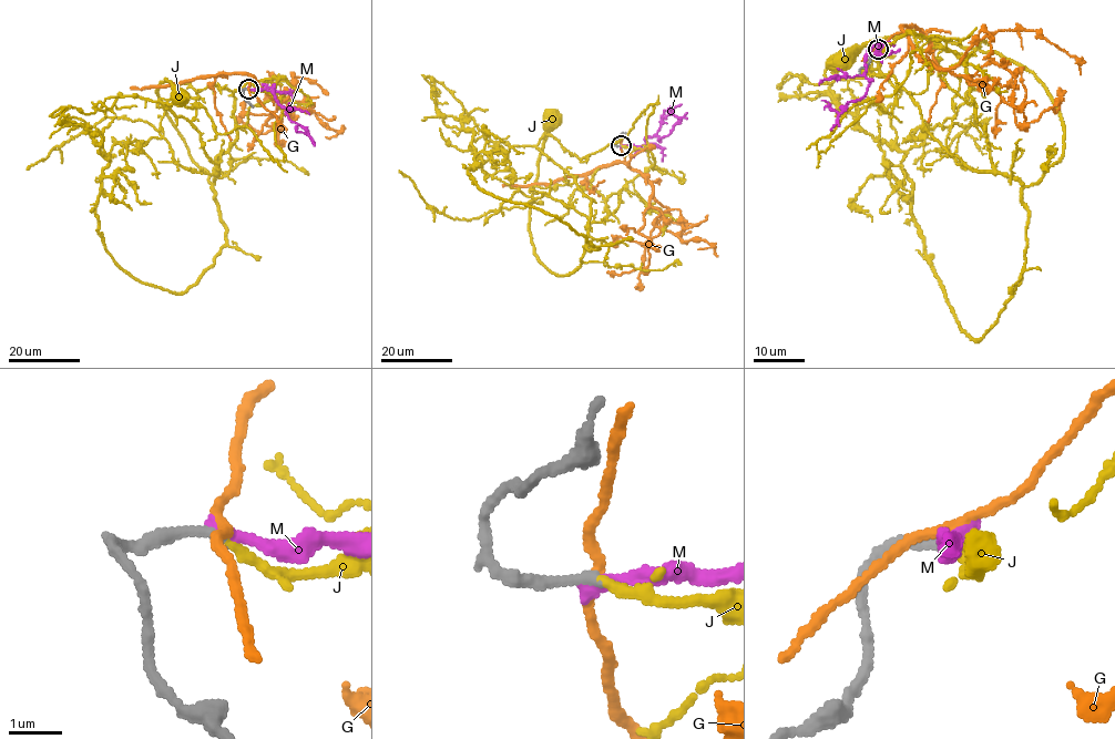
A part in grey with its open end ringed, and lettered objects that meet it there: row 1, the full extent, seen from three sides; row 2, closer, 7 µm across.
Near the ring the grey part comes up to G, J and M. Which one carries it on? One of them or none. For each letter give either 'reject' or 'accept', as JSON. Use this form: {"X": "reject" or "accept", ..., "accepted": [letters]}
{"G": "reject", "J": "accept", "M": "reject", "accepted": ["J"]}

